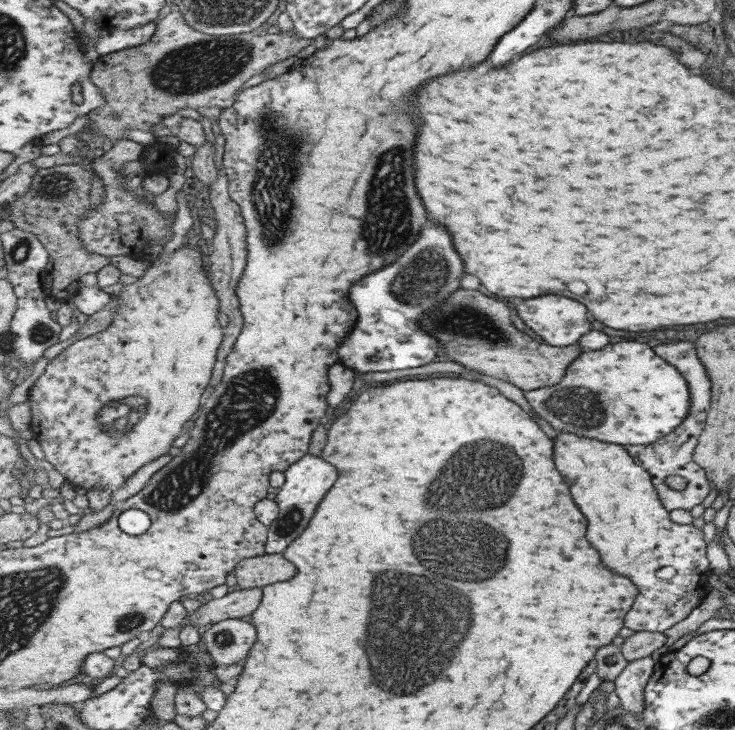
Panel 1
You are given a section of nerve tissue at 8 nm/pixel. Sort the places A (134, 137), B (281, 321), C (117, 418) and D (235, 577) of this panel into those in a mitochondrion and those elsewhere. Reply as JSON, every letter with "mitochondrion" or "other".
{"A":"other","B":"other","C":"mitochondrion","D":"other"}

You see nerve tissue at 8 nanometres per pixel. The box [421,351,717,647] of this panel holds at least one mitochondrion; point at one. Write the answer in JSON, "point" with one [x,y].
{"point":[578,407]}

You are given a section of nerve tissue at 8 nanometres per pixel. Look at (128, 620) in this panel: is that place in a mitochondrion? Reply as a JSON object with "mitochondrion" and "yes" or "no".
{"mitochondrion":"yes"}

